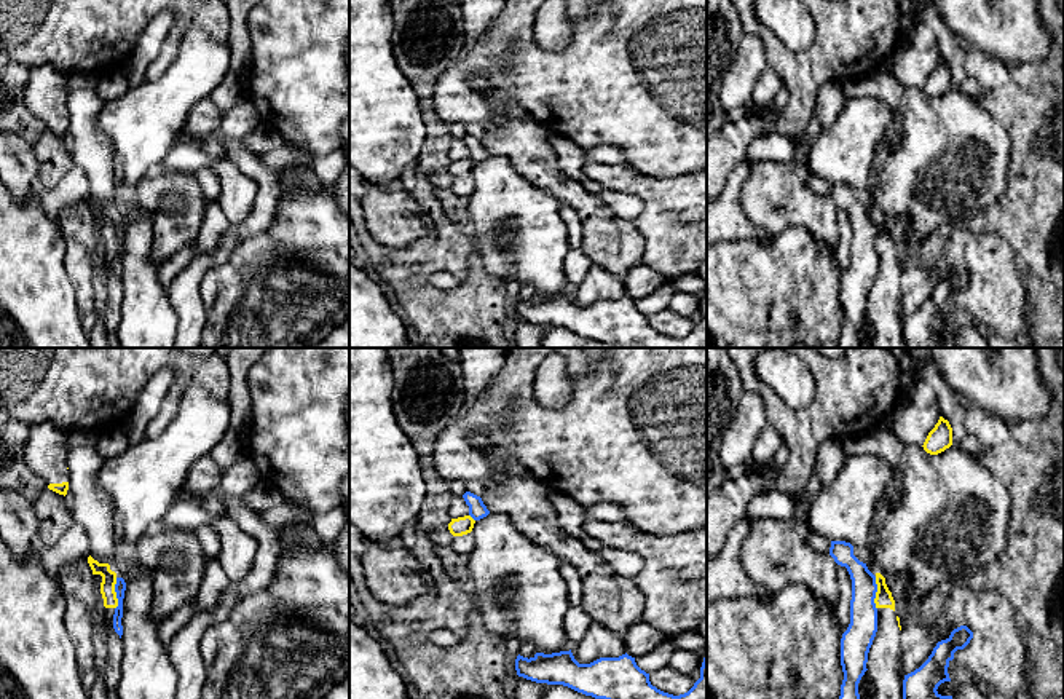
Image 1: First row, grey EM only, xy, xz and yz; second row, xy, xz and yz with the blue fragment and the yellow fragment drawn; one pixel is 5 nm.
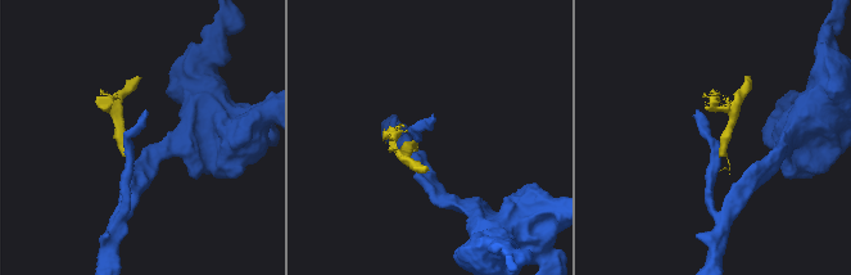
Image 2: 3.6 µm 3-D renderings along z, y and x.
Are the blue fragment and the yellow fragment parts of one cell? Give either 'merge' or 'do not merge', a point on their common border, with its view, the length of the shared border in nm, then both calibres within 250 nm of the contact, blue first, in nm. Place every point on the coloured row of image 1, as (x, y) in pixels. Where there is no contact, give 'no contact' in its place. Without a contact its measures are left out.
do not merge; meets blue in yz at (876, 591); contact 170 nm long; 150 nm thick on the blue side, 90 nm on the other

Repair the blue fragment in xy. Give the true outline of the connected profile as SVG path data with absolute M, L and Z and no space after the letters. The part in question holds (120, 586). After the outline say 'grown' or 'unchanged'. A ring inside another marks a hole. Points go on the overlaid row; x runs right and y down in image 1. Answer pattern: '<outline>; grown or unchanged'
M116 578L115 592L116 592L116 598L118 598L118 606L115 608L115 614L113 614L113 629L120 635L120 638L123 635L121 618L123 618L124 590L126 590L124 579L123 578Z; unchanged

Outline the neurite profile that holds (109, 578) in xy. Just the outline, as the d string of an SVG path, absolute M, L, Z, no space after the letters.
M91 555L88 557L88 563L93 570L93 575L100 575L100 594L105 606L105 629L107 629L107 661L104 670L104 680L108 689L110 699L118 699L116 689L121 678L121 659L124 654L124 648L120 635L113 629L113 614L118 606L118 598L115 592L116 573L110 570L108 563L99 563Z

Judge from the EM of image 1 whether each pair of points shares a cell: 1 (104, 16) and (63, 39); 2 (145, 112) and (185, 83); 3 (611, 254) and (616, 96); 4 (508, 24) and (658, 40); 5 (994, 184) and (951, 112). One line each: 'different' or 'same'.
1: same
2: same
3: different
4: same
5: same

